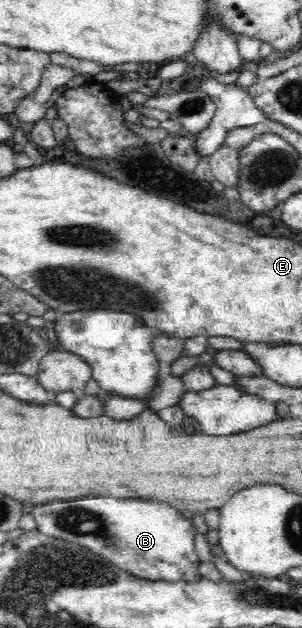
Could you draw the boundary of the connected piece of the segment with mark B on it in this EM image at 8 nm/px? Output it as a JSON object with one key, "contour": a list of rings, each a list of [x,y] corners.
{"contour":[[[82,498],[82,500],[52,500],[52,502],[32,506],[30,514],[36,520],[36,530],[50,538],[62,539],[68,543],[80,544],[92,552],[104,556],[114,566],[144,578],[144,580],[196,581],[202,578],[198,568],[202,561],[196,554],[194,535],[197,530],[192,520],[184,518],[178,508],[160,502],[144,502],[138,498]]]}

